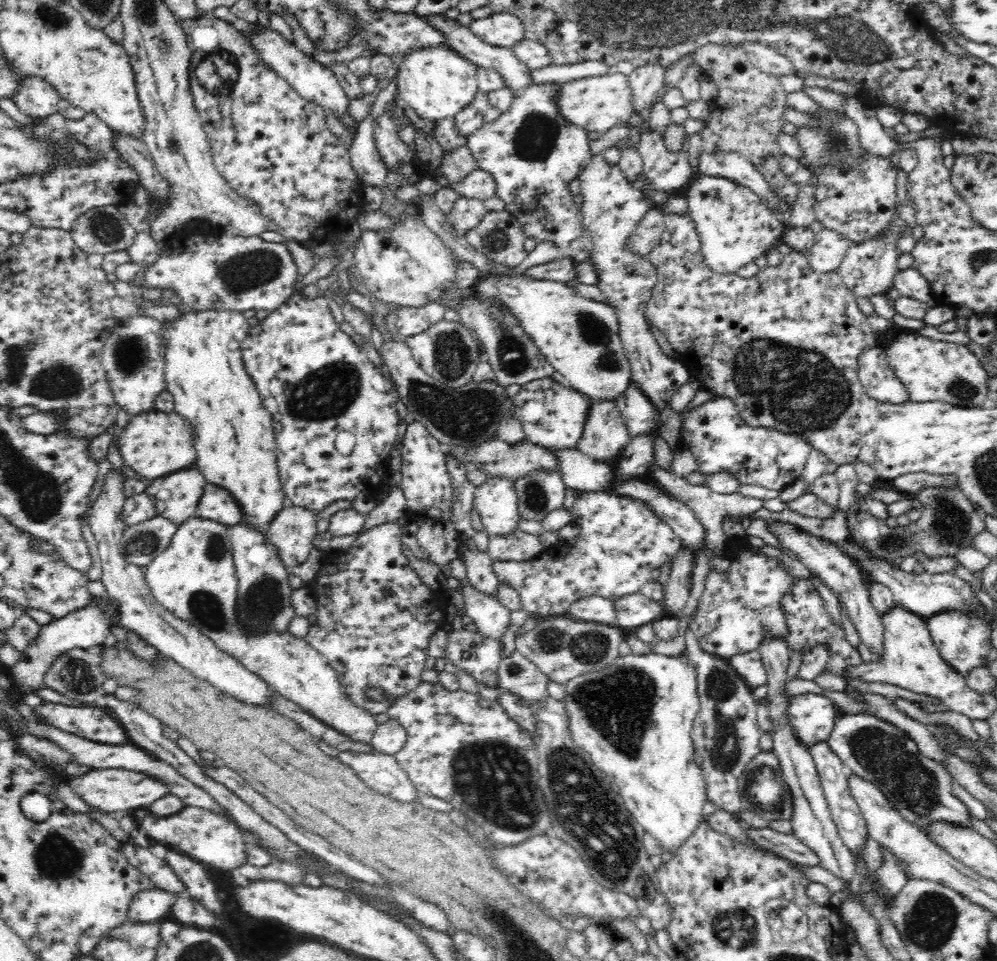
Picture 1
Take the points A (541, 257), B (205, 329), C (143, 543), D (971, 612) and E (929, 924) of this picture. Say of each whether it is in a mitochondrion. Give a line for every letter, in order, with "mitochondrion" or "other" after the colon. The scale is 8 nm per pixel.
A: other
B: other
C: mitochondrion
D: other
E: mitochondrion

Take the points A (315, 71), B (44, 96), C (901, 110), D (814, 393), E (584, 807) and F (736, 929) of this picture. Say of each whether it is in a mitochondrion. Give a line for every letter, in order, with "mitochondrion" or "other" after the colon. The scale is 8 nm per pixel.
A: other
B: other
C: other
D: mitochondrion
E: mitochondrion
F: mitochondrion

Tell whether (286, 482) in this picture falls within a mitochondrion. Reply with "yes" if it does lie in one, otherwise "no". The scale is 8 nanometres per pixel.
no

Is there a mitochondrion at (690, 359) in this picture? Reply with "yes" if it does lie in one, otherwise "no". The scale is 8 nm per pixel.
no

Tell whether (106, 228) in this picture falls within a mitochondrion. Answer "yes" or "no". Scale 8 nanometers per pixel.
yes

